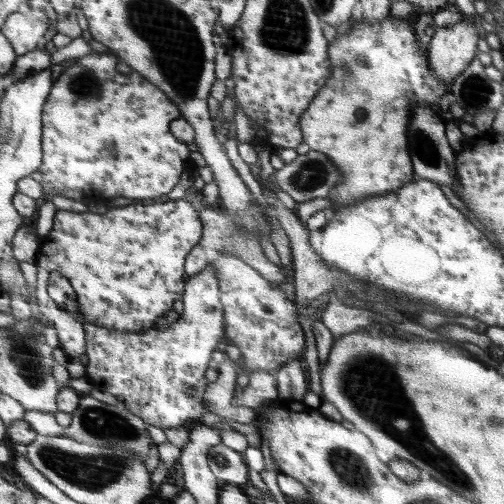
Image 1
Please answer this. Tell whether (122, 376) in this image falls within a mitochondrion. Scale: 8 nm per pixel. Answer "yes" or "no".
no

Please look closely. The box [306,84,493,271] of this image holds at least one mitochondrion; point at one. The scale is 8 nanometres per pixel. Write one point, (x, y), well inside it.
(426, 154)

